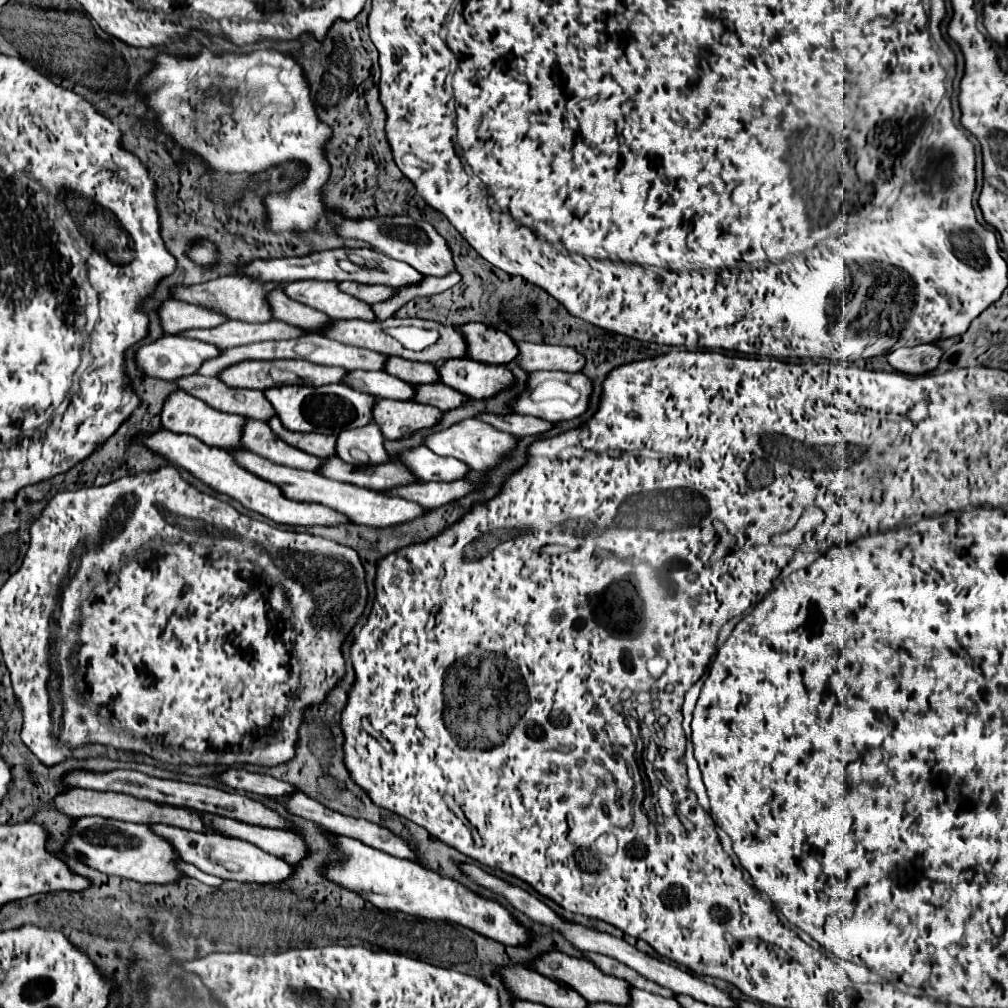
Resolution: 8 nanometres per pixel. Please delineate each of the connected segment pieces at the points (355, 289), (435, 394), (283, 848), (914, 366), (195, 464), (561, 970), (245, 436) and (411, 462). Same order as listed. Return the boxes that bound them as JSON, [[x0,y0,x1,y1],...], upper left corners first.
[[340,281,394,305],[414,383,468,411],[206,815,308,865],[888,345,942,375],[140,429,350,527],[534,951,630,1005],[242,419,324,471],[392,447,470,481]]

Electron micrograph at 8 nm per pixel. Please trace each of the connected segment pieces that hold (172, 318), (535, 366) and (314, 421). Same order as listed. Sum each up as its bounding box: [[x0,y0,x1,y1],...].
[[160,299,228,335],[518,343,586,373],[264,383,378,435]]

